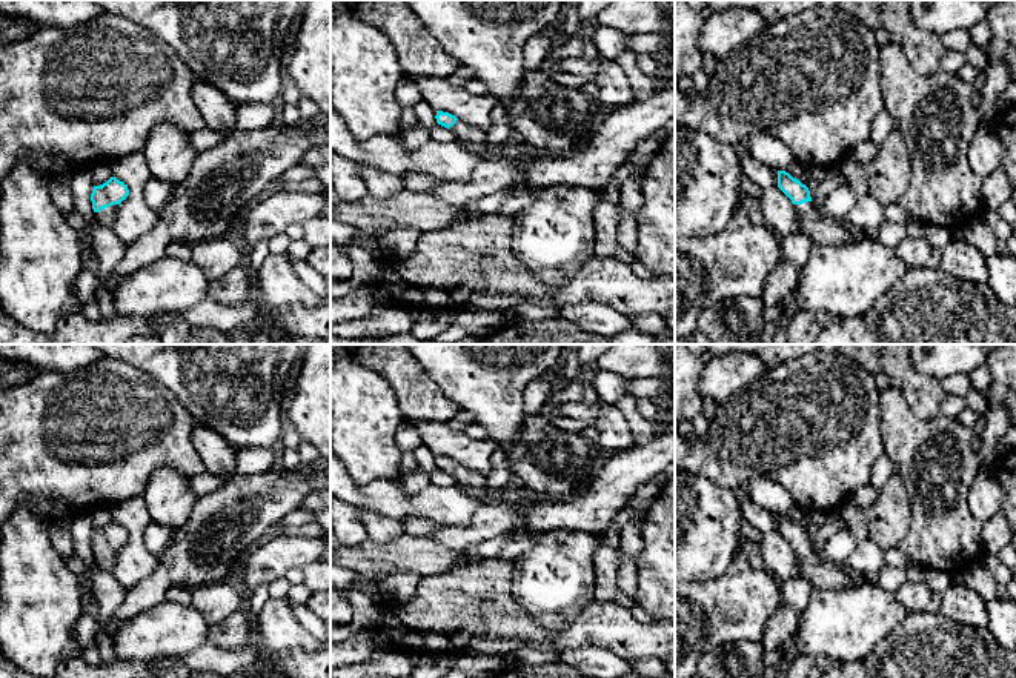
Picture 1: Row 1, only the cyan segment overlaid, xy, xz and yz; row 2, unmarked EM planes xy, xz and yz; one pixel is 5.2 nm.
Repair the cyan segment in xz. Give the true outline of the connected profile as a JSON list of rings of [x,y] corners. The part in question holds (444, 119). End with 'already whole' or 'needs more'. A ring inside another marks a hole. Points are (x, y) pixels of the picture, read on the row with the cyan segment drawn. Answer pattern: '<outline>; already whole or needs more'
[[[437,111],[435,118],[438,125],[447,128],[457,137],[457,141],[480,143],[486,140],[486,132],[470,125],[466,125],[464,121],[461,121],[460,118],[457,118],[449,112]]]; needs more

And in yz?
[[[778,171],[778,188],[795,204],[799,229],[813,244],[836,246],[864,237],[864,234],[848,228],[845,223],[822,217],[818,206],[812,201],[808,188],[789,172]]]; needs more

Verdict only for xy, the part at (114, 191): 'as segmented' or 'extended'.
extended

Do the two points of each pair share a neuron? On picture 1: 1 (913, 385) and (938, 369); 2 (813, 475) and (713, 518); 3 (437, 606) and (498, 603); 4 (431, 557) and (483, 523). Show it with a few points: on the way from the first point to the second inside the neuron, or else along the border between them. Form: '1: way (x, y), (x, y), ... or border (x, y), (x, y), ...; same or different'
1: border (909, 360), (918, 371), (939, 382); different
2: border (701, 475), (733, 492); different
3: way (452, 606), (483, 603); same
4: border (432, 537), (444, 546), (466, 552); different

